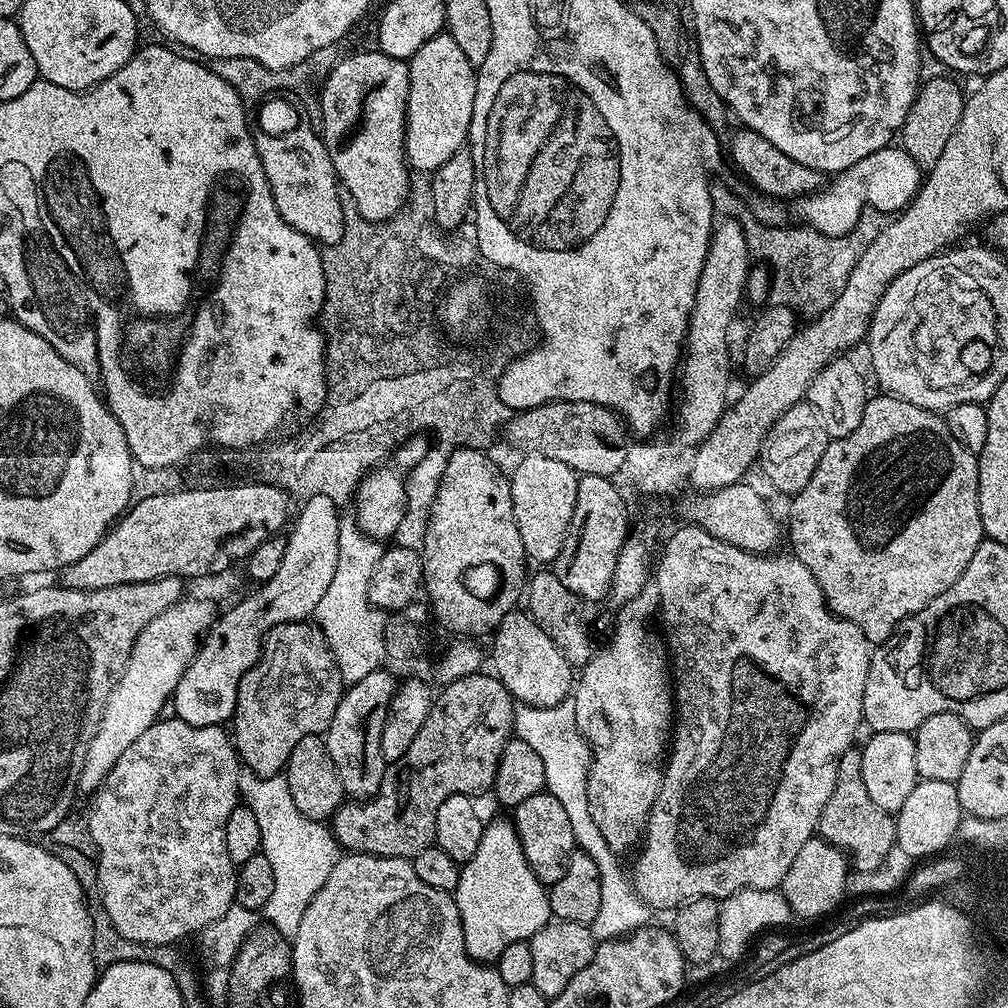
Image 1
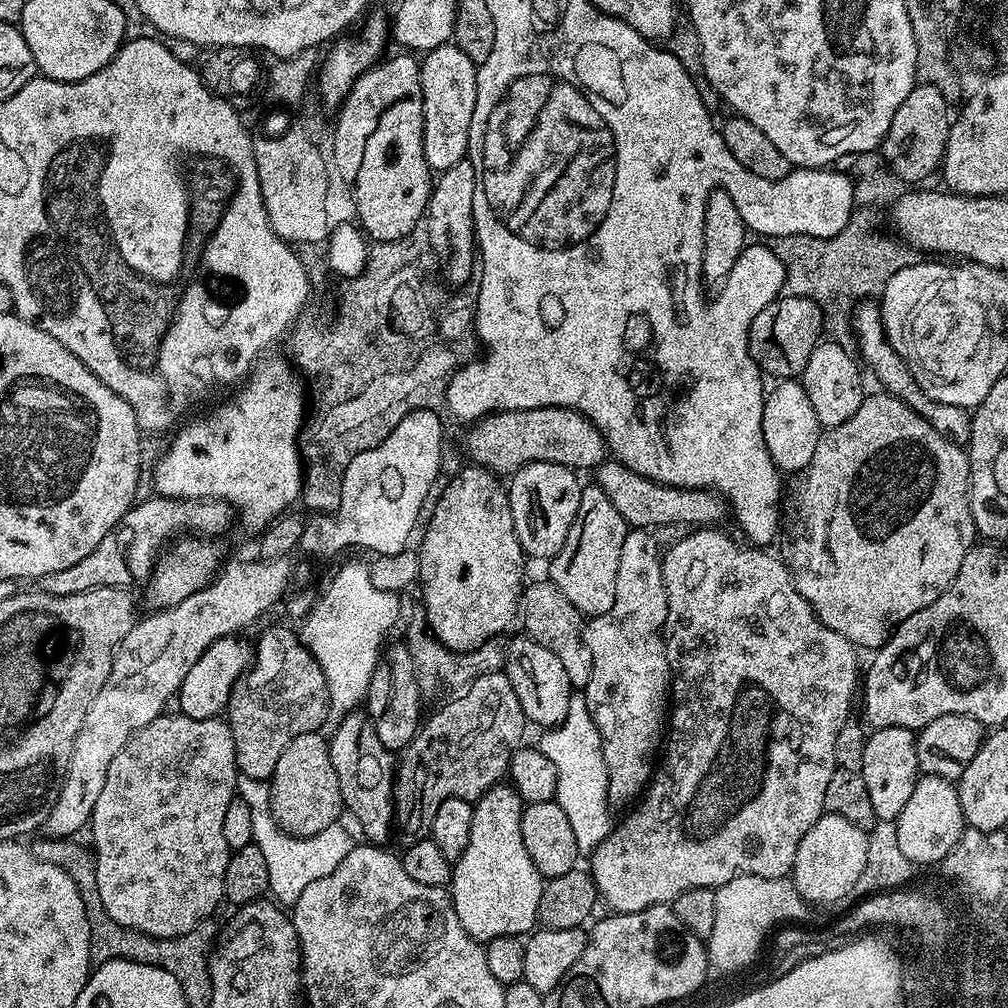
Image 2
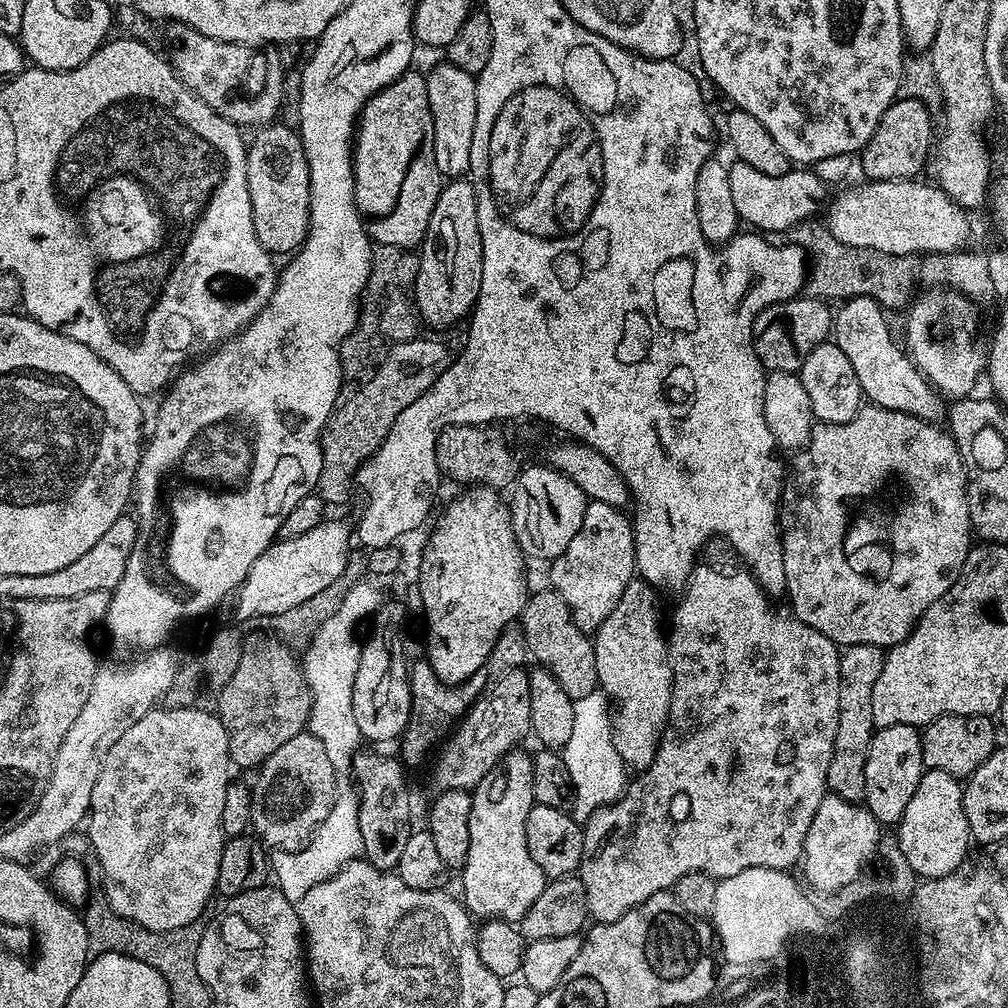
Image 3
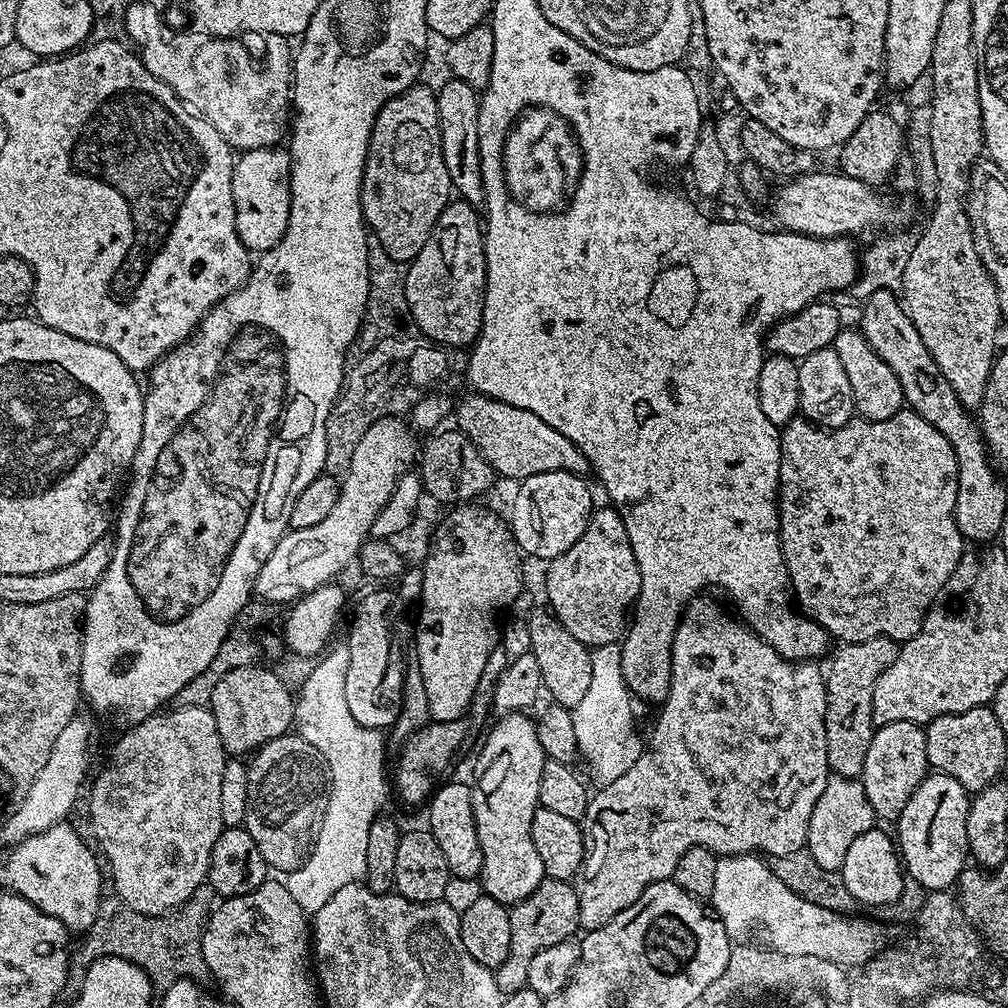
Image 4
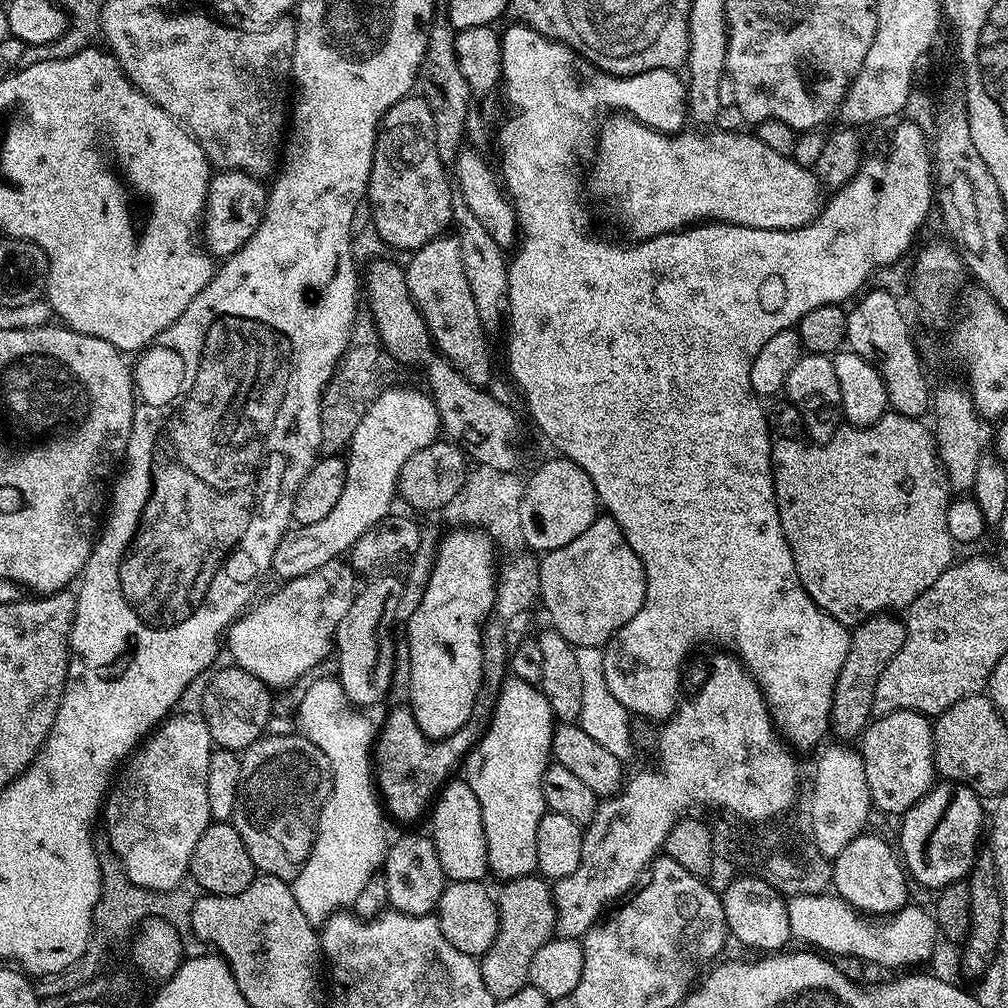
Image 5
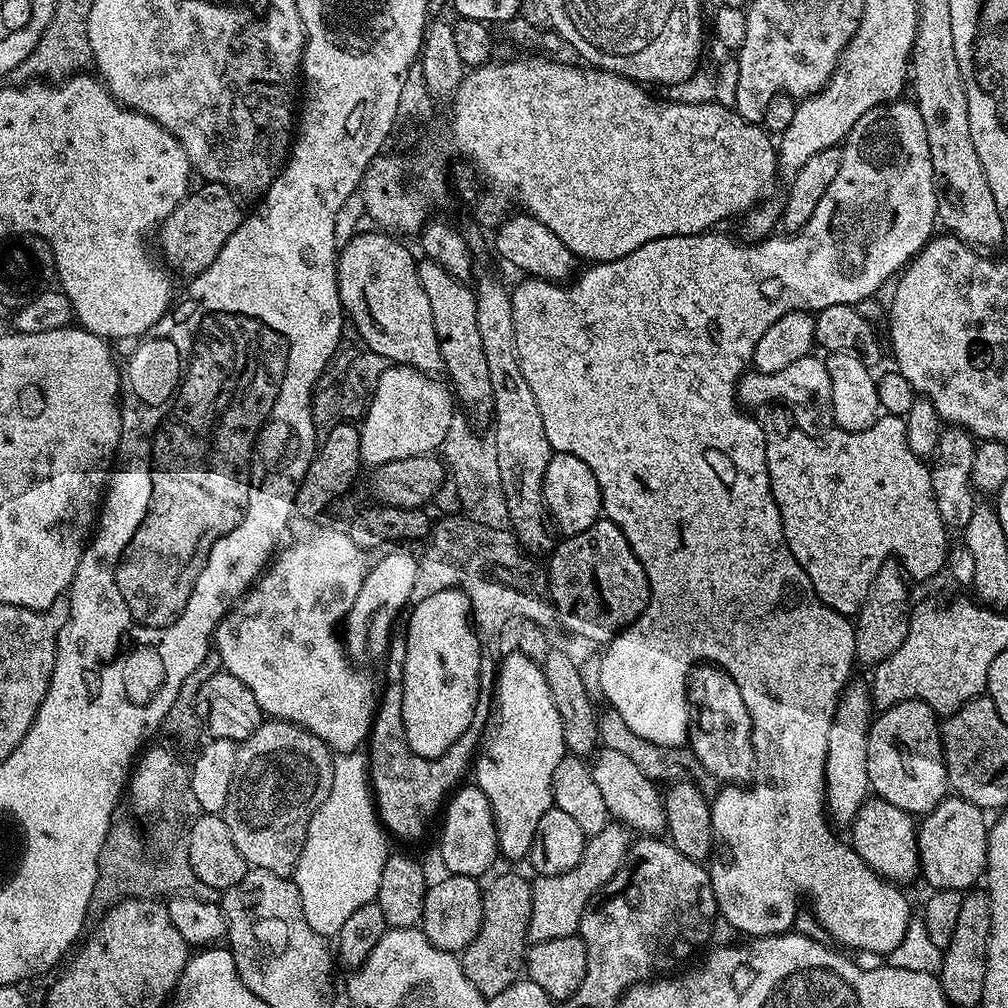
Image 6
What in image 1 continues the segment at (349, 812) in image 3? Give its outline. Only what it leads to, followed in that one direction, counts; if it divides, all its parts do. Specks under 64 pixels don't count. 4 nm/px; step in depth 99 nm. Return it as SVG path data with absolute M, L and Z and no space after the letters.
M241 771L240 799L254 810L254 818L258 818L258 830L262 830L260 851L270 858L270 867L274 869L274 894L270 894L270 902L262 910L262 916L285 938L295 937L306 906L314 894L326 886L330 870L334 870L341 858L340 843L327 823L306 818L306 814L294 806L294 798L290 798L288 782L283 775L259 776Z

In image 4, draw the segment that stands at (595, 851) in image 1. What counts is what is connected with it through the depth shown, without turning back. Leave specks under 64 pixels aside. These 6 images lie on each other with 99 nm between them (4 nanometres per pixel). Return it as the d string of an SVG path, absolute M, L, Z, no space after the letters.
M619 643L607 644L591 649L590 686L582 702L571 709L572 729L576 739L576 751L588 763L597 785L603 786L614 782L614 778L622 778L634 762L644 753L646 744L640 740L640 732L636 729L636 716L632 713L634 697L624 684L620 674Z

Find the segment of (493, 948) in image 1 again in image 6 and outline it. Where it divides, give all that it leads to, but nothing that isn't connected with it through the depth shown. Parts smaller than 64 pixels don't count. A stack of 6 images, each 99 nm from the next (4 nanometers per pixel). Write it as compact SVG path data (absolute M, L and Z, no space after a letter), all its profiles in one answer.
M521 652L507 653L503 659L498 664L494 695L494 712L500 715L500 721L488 752L481 751L475 757L474 783L486 794L495 814L499 855L523 861L532 849L534 830L538 830L542 814L554 806L552 779L566 749L562 718L558 718L554 698L550 698L543 667Z

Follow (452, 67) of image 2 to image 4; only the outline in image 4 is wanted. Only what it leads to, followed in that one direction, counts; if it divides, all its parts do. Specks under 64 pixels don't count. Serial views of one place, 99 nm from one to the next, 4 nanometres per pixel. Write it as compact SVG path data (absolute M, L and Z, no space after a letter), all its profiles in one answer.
M448 78L436 92L438 102L438 118L440 119L440 141L442 142L442 158L446 162L446 174L450 174L452 187L459 199L467 204L480 206L484 203L484 186L480 173L480 147L478 146L478 110L480 96L477 89L466 82Z

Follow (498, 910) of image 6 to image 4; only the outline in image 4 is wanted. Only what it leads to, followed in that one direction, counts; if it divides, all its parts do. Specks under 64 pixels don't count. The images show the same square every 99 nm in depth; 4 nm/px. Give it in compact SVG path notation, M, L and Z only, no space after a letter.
M545 878L525 900L511 905L510 908L510 954L506 962L494 969L498 990L502 994L517 992L528 986L526 969L530 966L534 954L547 950L563 940L571 940L580 928L578 914L578 896L575 887L567 880Z

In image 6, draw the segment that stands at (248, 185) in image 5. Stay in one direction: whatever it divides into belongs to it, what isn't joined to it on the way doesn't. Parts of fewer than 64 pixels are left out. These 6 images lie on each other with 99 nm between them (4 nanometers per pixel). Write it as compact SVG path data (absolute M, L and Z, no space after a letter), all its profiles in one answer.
M204 182L201 185L197 192L196 189L189 191L181 204L167 216L158 229L160 248L168 259L167 267L173 273L181 272L184 278L191 278L208 269L210 262L218 258L218 250L226 246L226 238L230 238L230 234L238 230L242 219L239 204L241 201L232 189L211 182Z

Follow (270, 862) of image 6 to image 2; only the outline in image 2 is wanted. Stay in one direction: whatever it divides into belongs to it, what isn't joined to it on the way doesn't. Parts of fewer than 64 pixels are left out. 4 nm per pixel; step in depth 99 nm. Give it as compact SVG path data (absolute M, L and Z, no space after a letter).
M320 732L298 734L286 750L282 750L282 758L278 758L278 766L274 766L274 774L268 784L268 809L276 817L285 832L292 836L313 836L326 826L337 823L345 811L342 790L338 786L338 774L334 774L334 762L330 762L328 740Z

